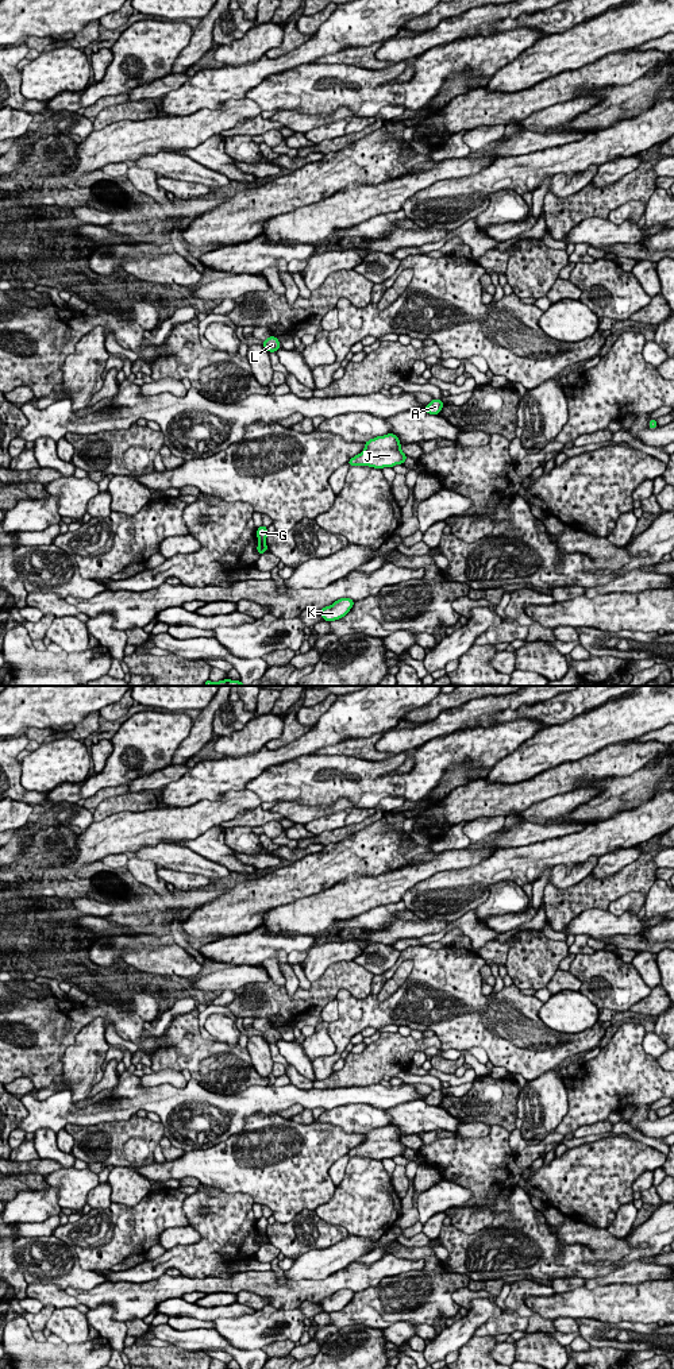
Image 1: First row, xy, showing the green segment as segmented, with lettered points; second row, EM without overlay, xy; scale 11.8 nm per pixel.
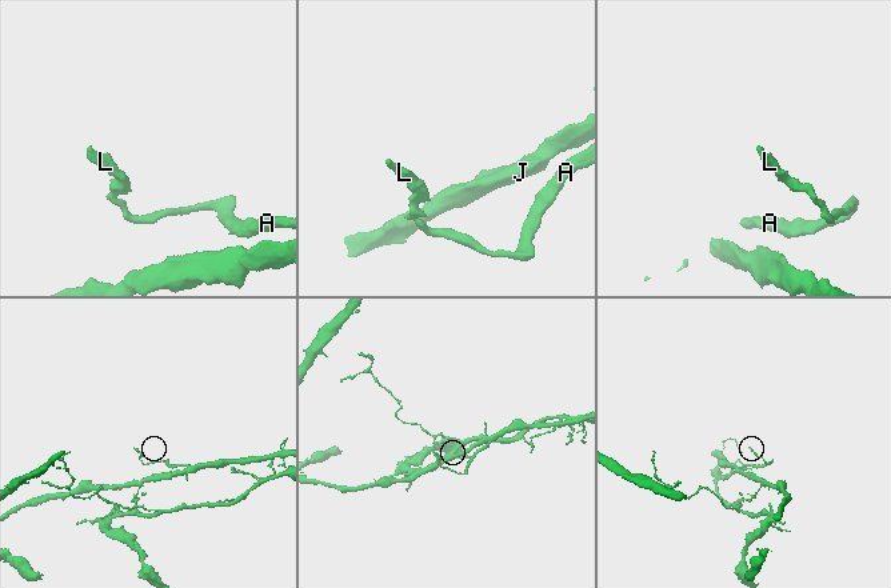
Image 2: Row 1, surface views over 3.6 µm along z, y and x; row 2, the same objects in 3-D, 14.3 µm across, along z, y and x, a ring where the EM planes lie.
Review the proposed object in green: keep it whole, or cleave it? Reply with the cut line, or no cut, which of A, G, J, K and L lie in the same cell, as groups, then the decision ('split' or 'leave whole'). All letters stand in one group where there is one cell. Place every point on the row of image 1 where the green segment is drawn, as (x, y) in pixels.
xy (258, 538), (265, 544) | A G J L / K | split

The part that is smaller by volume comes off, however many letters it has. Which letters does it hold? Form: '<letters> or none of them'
K

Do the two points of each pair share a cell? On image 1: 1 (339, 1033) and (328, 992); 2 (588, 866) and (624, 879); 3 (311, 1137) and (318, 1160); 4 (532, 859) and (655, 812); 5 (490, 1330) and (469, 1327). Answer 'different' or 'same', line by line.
1: different
2: different
3: same
4: same
5: different

